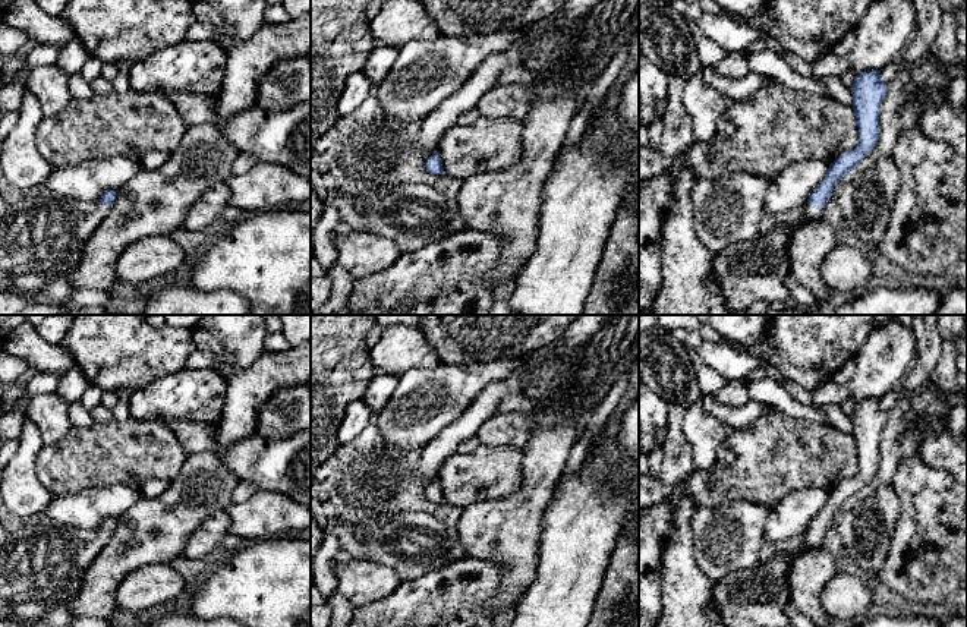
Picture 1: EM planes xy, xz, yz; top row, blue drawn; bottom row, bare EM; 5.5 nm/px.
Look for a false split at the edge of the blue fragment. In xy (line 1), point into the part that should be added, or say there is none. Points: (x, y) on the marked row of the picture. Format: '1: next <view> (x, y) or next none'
1: next xy (43, 235)

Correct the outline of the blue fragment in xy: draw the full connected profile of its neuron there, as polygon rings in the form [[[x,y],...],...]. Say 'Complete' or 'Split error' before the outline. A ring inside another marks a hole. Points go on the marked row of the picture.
Split error. [[[0,179],[0,315],[16,315],[29,305],[63,305],[73,296],[76,289],[67,283],[67,274],[116,195],[117,190],[108,190],[91,212],[81,212],[73,201],[45,186],[21,189]]]

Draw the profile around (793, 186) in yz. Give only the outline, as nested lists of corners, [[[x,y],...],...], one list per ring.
[[[819,158],[801,160],[782,168],[771,179],[771,186],[763,204],[763,212],[778,214],[796,207],[804,207],[816,186],[829,170],[829,163]]]

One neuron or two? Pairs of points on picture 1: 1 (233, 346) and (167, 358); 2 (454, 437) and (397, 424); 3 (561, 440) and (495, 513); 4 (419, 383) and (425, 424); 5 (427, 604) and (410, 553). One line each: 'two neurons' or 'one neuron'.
1: two neurons
2: two neurons
3: one neuron
4: one neuron
5: two neurons

